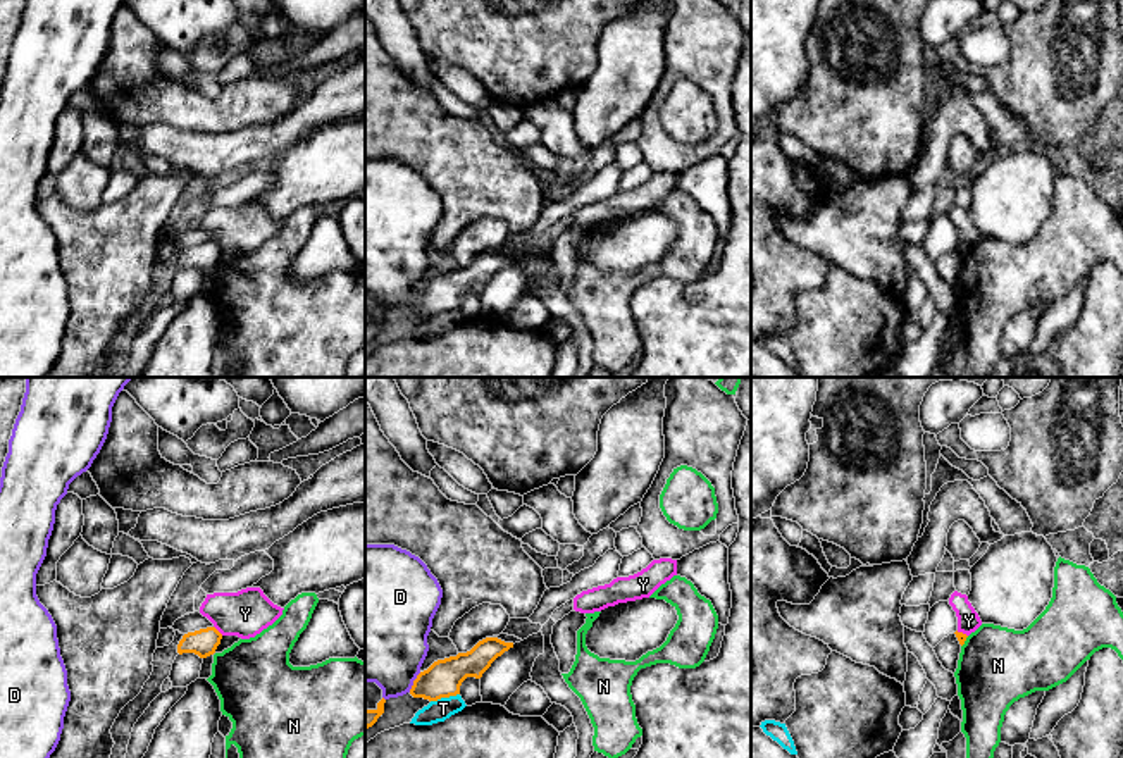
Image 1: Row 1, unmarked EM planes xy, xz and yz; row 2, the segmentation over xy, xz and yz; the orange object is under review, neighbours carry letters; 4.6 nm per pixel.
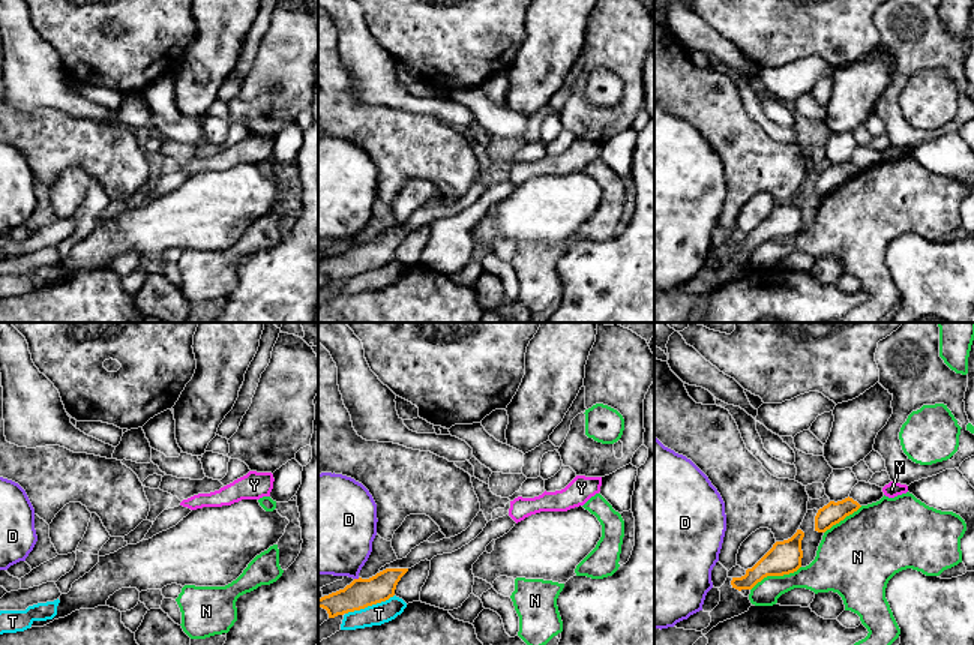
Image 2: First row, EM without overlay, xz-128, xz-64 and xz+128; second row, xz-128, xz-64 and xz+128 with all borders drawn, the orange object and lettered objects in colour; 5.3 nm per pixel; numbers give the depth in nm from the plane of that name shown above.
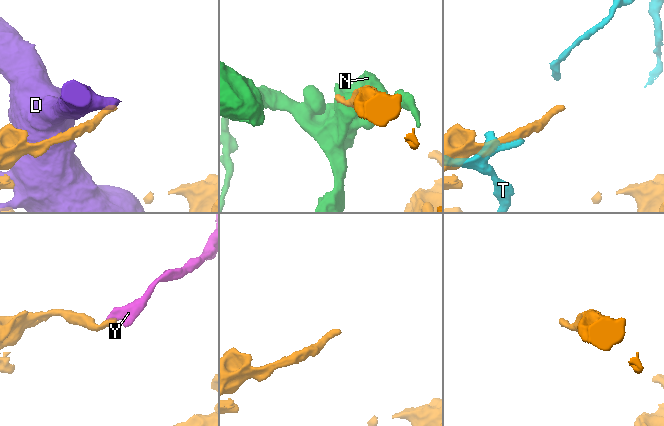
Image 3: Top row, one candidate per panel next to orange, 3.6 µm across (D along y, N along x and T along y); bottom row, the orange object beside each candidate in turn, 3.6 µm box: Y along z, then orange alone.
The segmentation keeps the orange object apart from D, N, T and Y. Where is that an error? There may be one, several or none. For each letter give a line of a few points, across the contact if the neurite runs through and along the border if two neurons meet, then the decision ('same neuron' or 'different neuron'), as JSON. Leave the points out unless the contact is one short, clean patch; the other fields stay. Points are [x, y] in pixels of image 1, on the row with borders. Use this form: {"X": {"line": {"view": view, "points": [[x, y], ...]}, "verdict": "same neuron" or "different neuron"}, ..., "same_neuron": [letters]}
{"D": {"verdict": "different neuron"}, "N": {"verdict": "different neuron"}, "T": {"verdict": "different neuron"}, "Y": {"line": {"view": "xy", "points": [[214, 626], [223, 634]]}, "verdict": "different neuron"}, "same_neuron": []}

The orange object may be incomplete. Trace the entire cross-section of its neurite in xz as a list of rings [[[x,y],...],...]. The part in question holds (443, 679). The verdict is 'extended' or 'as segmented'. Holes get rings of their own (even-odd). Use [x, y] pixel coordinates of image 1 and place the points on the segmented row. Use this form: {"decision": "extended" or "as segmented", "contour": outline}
{"decision": "as segmented", "contour": [[[486,637],[467,653],[437,660],[417,675],[410,694],[429,701],[456,696],[467,677],[481,679],[491,663],[510,648],[513,648],[513,643]]]}

